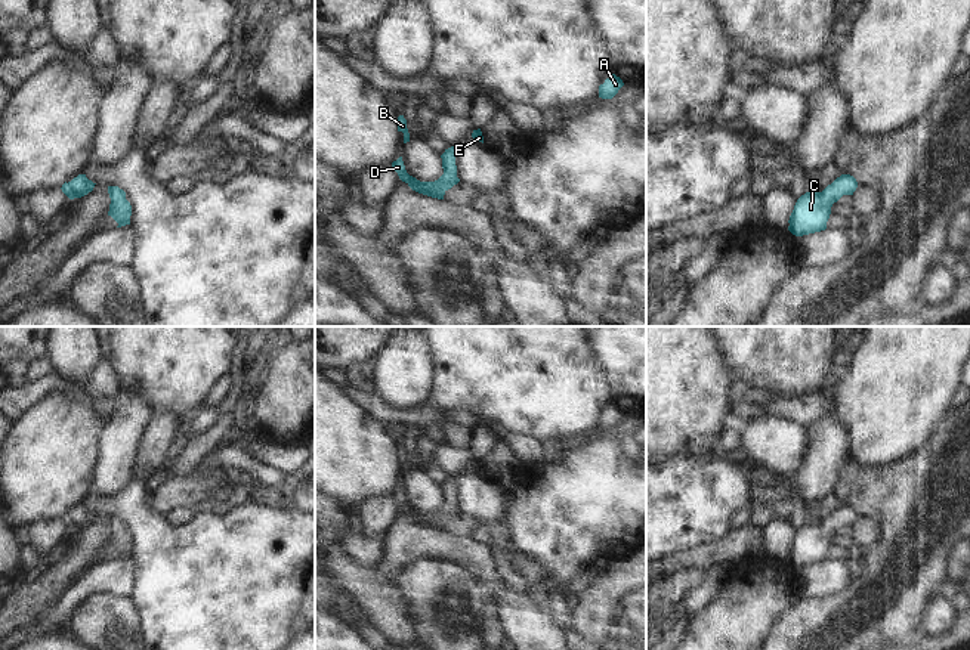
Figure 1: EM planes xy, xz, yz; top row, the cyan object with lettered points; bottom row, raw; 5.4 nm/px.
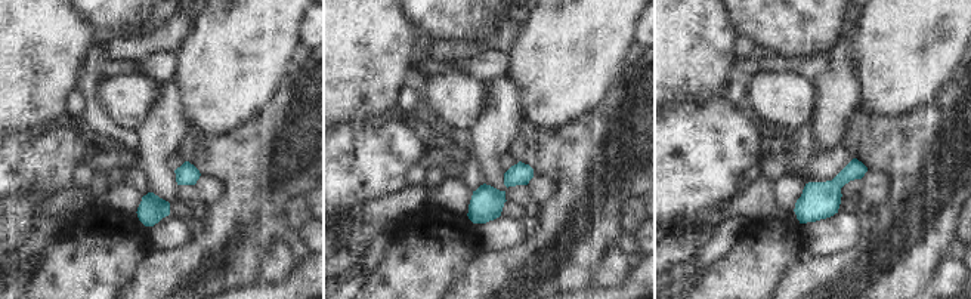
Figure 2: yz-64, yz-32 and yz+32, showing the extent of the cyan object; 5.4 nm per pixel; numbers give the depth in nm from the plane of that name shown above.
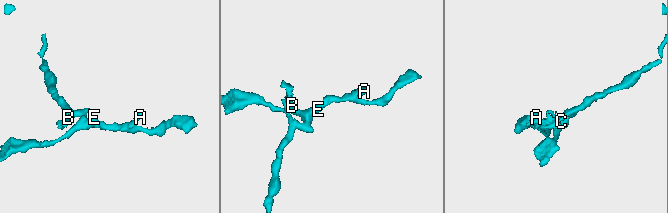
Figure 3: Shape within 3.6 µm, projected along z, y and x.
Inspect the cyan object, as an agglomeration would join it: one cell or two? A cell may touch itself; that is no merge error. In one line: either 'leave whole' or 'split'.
leave whole

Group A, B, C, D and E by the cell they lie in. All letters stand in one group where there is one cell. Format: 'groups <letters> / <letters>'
groups A B C D E

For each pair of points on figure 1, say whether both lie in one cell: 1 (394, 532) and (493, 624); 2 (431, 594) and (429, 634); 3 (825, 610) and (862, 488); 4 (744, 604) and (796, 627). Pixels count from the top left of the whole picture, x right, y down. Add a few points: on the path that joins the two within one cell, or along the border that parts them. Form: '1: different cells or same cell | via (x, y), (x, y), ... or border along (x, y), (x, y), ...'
1: different cells | border along (485, 590), (494, 601), (496, 616), (504, 634)
2: same cell | via (431, 604), (431, 624)
3: same cell | via (861, 593), (889, 565), (889, 523)
4: different cells | border along (794, 600), (768, 634)

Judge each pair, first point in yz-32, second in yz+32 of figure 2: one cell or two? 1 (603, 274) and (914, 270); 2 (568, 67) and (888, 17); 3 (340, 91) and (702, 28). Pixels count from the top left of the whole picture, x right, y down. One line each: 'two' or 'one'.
1: two
2: one
3: one

